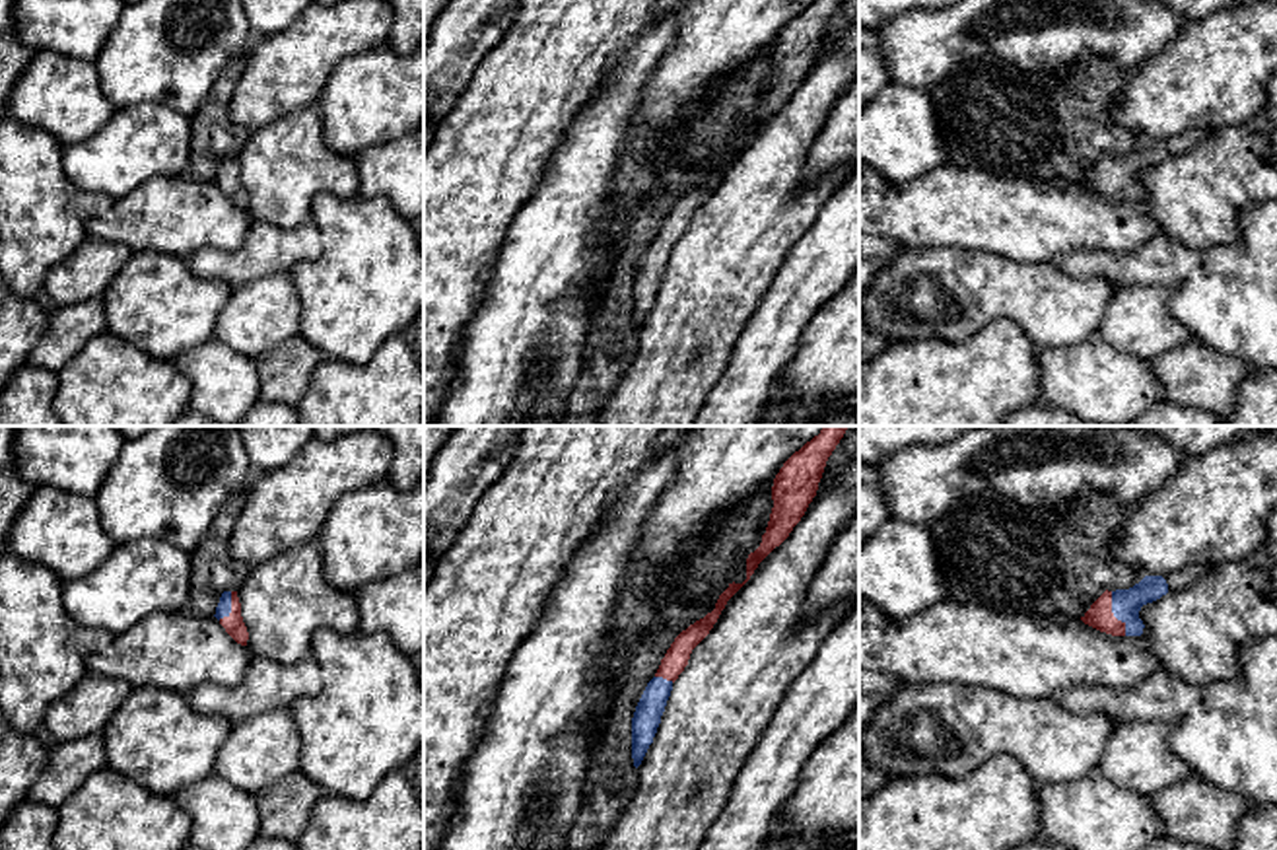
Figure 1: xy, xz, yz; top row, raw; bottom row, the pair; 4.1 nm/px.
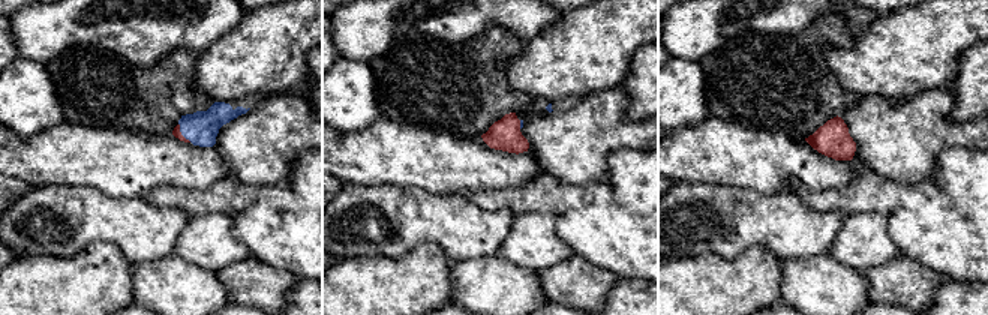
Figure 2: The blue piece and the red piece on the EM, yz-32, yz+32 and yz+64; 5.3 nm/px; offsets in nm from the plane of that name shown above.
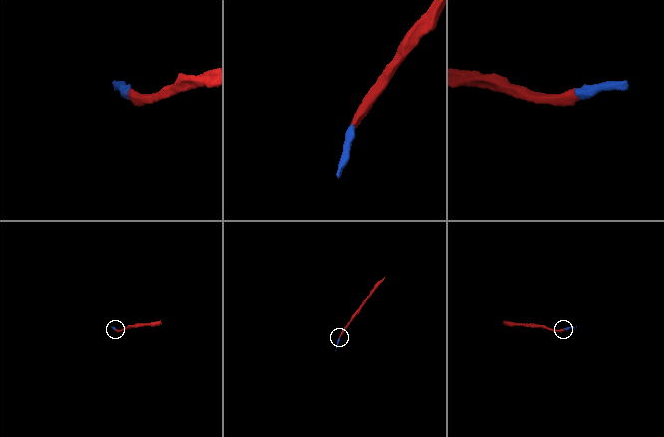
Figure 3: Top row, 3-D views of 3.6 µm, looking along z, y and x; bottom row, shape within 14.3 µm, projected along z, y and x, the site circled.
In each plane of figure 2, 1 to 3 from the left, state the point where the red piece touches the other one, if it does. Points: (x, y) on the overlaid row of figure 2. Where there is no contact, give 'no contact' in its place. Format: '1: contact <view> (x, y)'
1: contact yz-32 (182, 134)
2: contact yz+32 (520, 125)
3: no contact

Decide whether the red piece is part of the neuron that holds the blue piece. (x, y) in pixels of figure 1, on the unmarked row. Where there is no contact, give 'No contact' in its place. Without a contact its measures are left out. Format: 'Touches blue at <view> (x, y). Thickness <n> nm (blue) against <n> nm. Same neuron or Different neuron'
Touches blue at yz (1112, 176). Thickness 130 nm (blue) against 110 nm. Same neuron

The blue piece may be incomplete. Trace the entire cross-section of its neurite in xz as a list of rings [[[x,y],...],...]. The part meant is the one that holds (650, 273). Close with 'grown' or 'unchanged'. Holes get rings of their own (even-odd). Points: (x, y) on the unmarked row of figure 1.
[[[814,0],[779,33],[772,51],[774,72],[760,111],[746,123],[746,144],[729,148],[715,173],[682,195],[647,247],[632,282],[632,323],[638,333],[653,307],[673,247],[688,230],[692,214],[709,198],[727,165],[750,144],[758,128],[779,111],[816,60],[824,31],[844,0]]] | grown

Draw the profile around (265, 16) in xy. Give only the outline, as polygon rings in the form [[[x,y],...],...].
[[[241,0],[253,37],[292,25],[315,0]]]

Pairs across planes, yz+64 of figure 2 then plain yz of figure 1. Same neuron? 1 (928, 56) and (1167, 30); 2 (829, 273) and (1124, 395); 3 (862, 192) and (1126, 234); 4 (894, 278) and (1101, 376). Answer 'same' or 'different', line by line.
1: different
2: same
3: different
4: different

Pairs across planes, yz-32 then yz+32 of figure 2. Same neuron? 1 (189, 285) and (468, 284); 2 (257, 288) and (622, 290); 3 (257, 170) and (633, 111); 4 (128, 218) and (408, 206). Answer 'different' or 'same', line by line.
1: same
2: different
3: different
4: same

